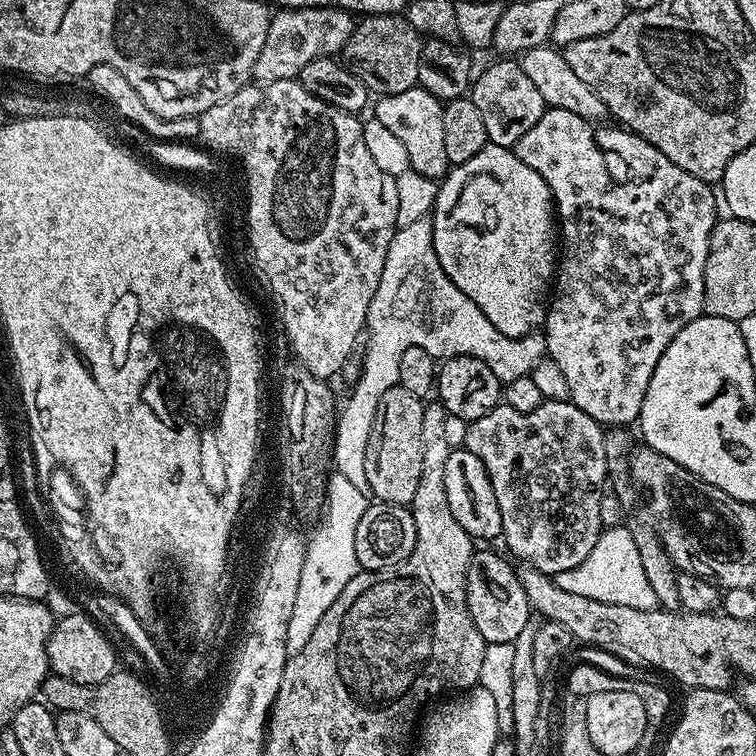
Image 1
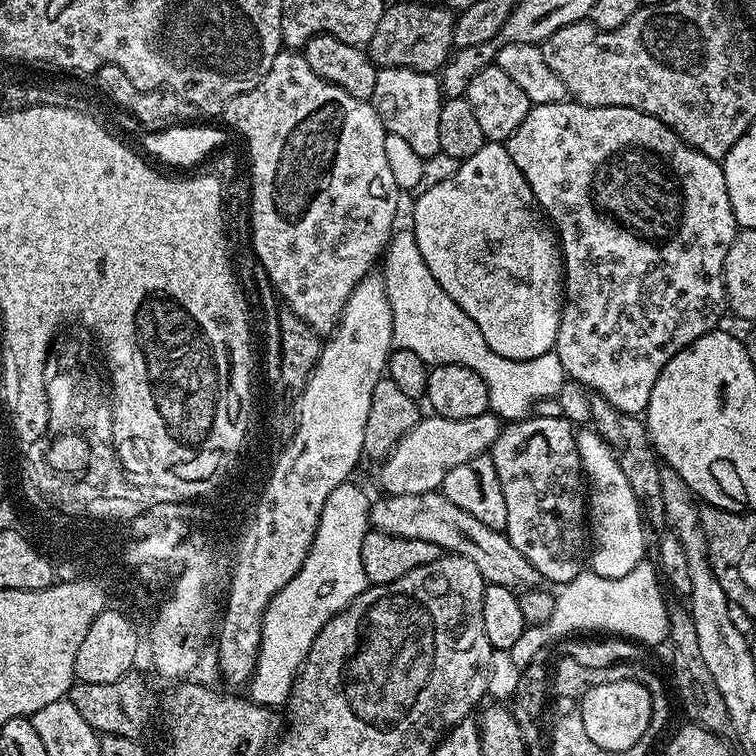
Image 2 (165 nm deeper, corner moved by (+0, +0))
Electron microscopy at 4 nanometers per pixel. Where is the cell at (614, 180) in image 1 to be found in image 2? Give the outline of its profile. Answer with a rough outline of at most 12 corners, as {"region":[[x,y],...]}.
{"region":[[618,106],[506,141],[554,351],[627,416],[726,312],[723,163]]}

